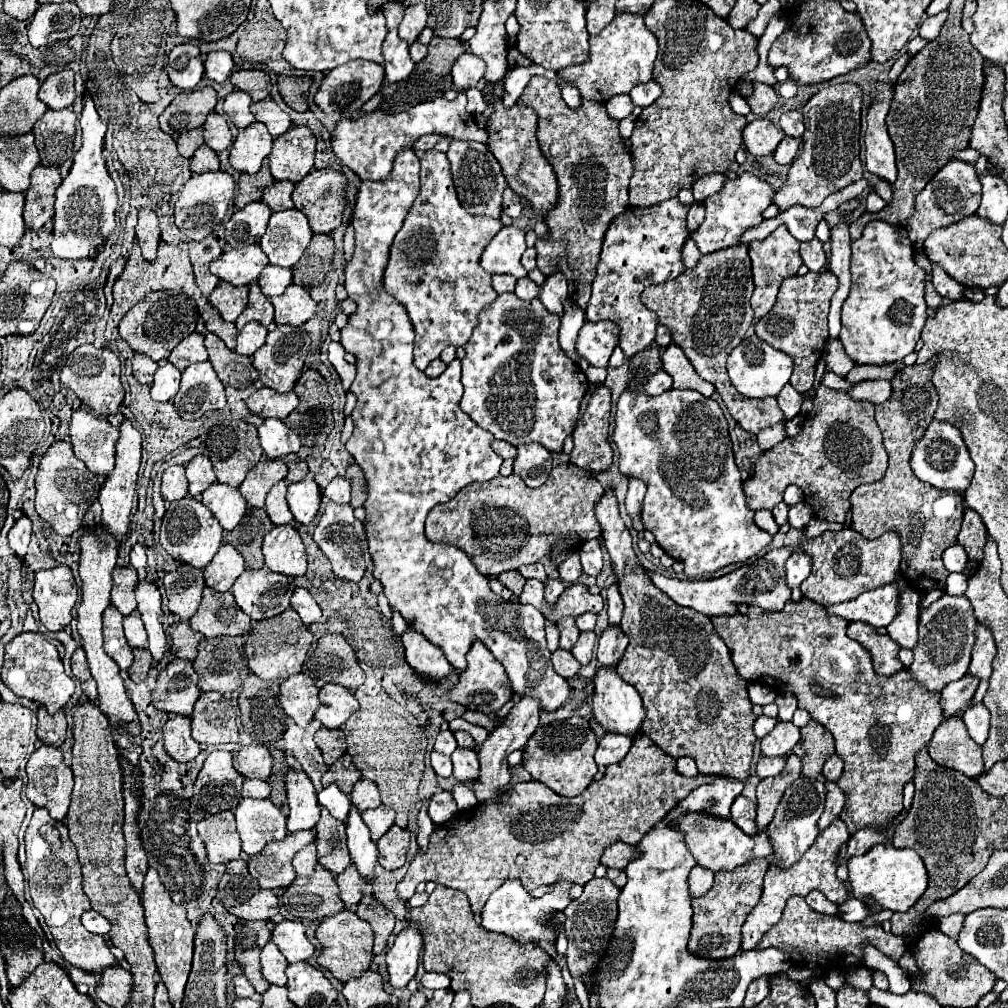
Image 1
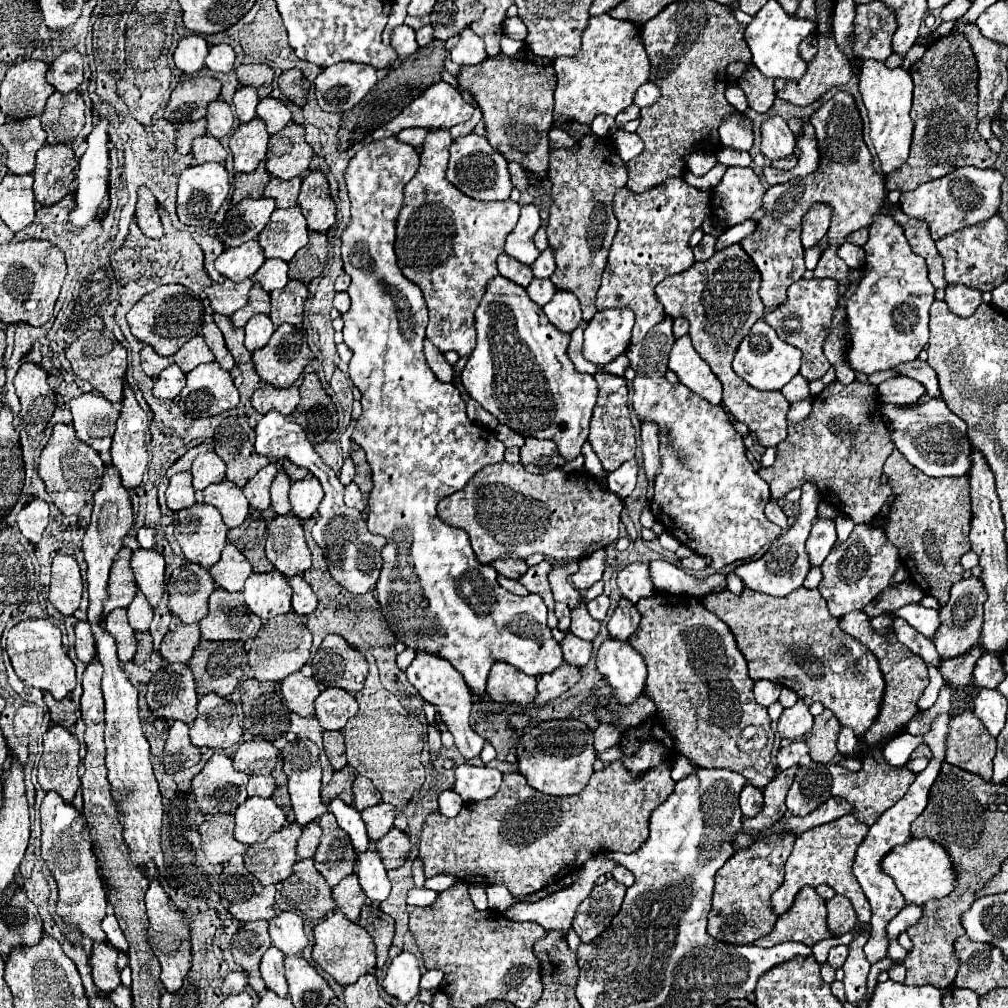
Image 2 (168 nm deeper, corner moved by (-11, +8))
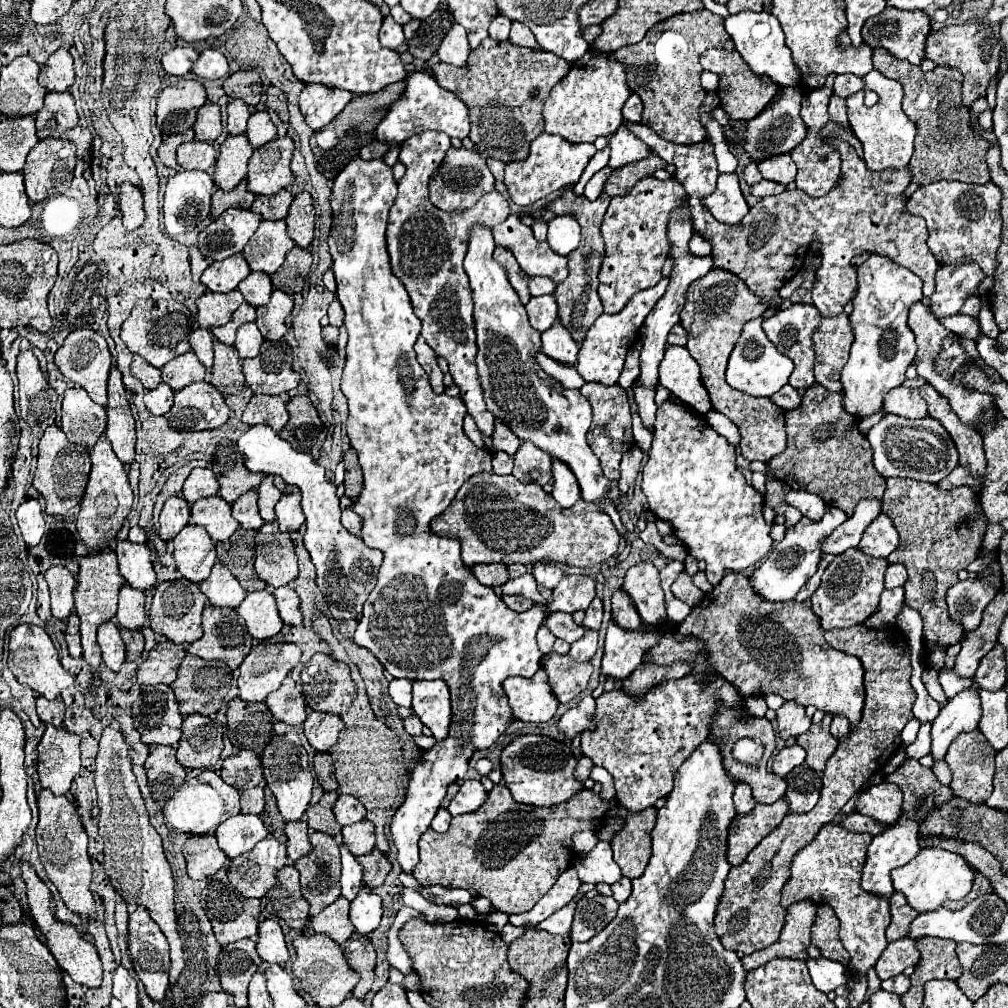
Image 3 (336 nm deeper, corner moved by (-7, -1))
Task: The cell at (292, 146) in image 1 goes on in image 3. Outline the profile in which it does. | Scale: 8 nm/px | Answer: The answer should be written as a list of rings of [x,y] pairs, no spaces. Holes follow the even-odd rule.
[[[276,137],[274,141],[258,147],[248,163],[248,191],[256,195],[274,195],[280,189],[296,181],[290,161],[292,161],[294,141]]]

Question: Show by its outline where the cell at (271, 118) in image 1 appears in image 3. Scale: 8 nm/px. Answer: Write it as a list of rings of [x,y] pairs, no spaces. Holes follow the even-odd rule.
[[[254,111],[248,119],[248,129],[246,135],[250,139],[250,145],[254,149],[266,145],[268,141],[272,141],[276,137],[276,125],[272,123],[268,111]]]

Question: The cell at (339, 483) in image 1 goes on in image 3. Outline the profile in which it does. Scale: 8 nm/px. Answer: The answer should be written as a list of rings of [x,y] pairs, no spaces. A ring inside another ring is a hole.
[[[348,507],[348,509],[342,511],[342,525],[344,525],[350,533],[360,535],[360,529],[362,529],[362,517],[360,517],[358,513],[354,513],[352,507]]]

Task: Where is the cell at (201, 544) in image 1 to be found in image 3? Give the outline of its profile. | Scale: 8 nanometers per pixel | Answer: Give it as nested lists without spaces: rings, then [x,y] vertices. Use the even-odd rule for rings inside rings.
[[[186,525],[172,543],[174,561],[182,577],[194,583],[204,581],[216,563],[216,547],[206,529],[200,525]]]

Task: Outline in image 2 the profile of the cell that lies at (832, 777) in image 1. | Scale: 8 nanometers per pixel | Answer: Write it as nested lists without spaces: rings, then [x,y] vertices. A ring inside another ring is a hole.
[[[842,726],[840,734],[838,734],[838,752],[840,752],[842,756],[850,756],[850,754],[854,752],[856,744],[858,744],[858,738],[856,738],[856,734],[852,732],[852,728]]]

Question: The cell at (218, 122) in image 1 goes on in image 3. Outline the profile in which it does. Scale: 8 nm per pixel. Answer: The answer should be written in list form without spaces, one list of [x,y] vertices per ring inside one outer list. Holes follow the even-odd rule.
[[[206,101],[198,109],[198,119],[194,123],[194,133],[198,141],[214,143],[222,135],[222,121],[220,121],[220,107],[216,103]]]

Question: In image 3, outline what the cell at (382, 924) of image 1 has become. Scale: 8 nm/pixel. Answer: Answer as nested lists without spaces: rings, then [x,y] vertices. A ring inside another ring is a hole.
[[[354,933],[346,945],[344,945],[344,953],[346,959],[350,961],[352,969],[356,969],[360,973],[360,981],[354,987],[354,997],[362,999],[374,981],[374,967],[376,967],[376,949],[370,941],[370,937],[358,937],[358,933]]]

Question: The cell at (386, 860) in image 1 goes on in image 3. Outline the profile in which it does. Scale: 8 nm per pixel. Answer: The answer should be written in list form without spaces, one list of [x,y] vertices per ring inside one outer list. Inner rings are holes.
[[[372,849],[370,853],[358,857],[358,861],[364,865],[364,883],[368,887],[380,887],[392,869],[390,859],[380,849]]]

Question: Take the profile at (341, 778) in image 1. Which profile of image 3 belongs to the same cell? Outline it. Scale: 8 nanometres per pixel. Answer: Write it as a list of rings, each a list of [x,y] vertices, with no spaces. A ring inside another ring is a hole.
[[[330,791],[330,793],[324,793],[324,797],[308,807],[306,811],[306,819],[308,819],[308,827],[314,829],[314,831],[324,831],[324,833],[338,833],[340,831],[340,825],[334,817],[334,801],[338,799],[338,791]]]

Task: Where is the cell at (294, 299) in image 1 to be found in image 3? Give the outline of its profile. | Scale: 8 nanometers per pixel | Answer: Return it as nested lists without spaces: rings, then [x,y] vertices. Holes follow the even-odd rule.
[[[278,289],[272,293],[268,305],[258,307],[256,325],[264,335],[264,339],[280,341],[286,335],[288,331],[286,317],[292,313],[292,309],[294,309],[294,301],[284,291],[278,291]]]

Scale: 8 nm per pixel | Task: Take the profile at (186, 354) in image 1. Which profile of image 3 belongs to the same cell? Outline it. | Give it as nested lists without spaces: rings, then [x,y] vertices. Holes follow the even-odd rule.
[[[188,351],[180,357],[174,357],[170,363],[162,367],[162,381],[172,389],[182,389],[194,381],[202,381],[206,375],[206,367],[194,357],[194,351]]]

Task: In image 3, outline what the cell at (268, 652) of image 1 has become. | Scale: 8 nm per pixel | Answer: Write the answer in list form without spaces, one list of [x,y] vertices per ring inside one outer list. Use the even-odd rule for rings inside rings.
[[[270,641],[258,643],[256,647],[252,647],[252,651],[246,655],[246,659],[240,665],[240,675],[238,675],[240,697],[248,703],[266,701],[266,697],[274,689],[278,689],[286,679],[286,675],[290,675],[292,669],[300,663],[300,657],[302,657],[302,651],[296,643],[270,643]]]

